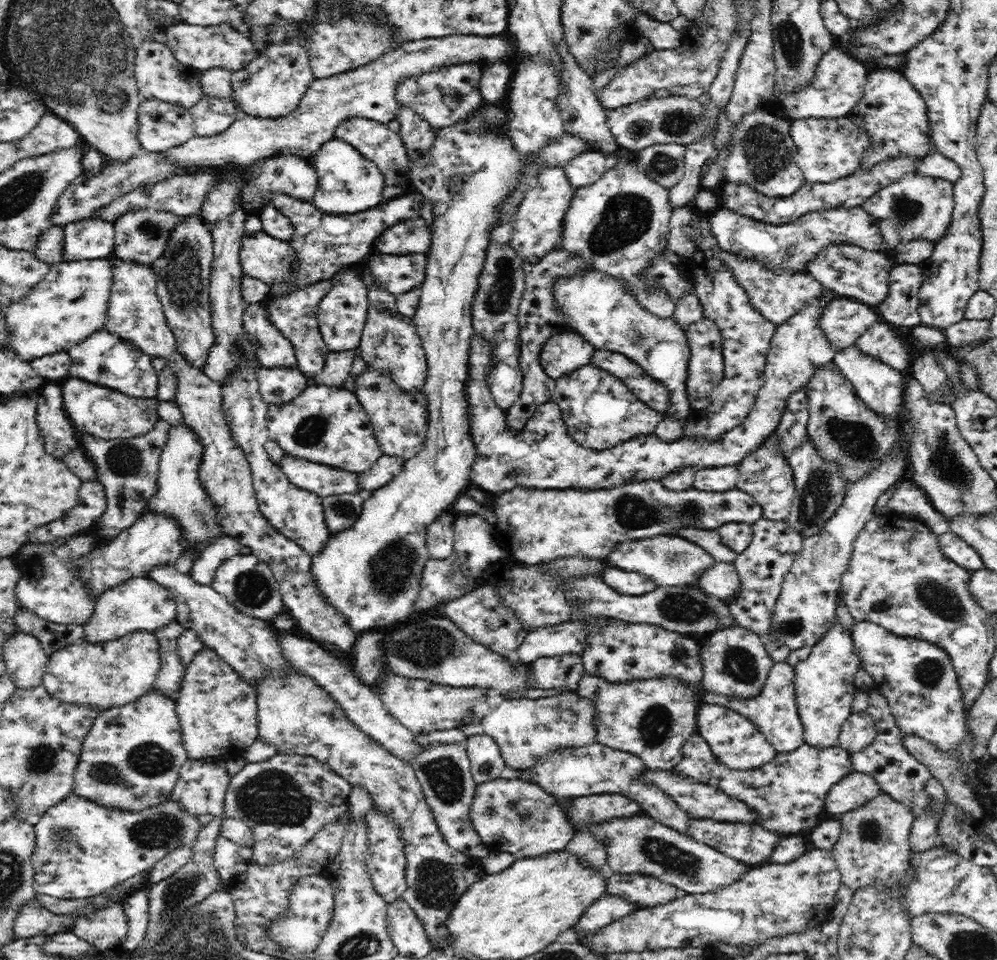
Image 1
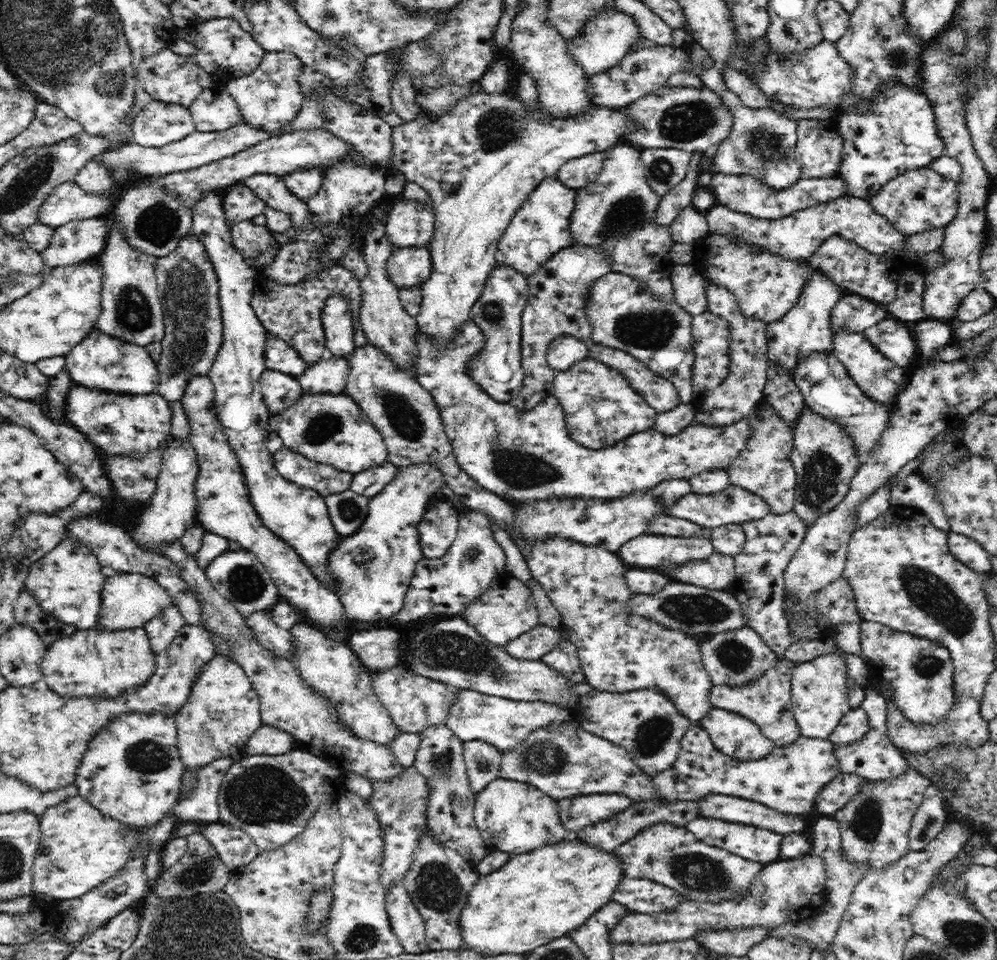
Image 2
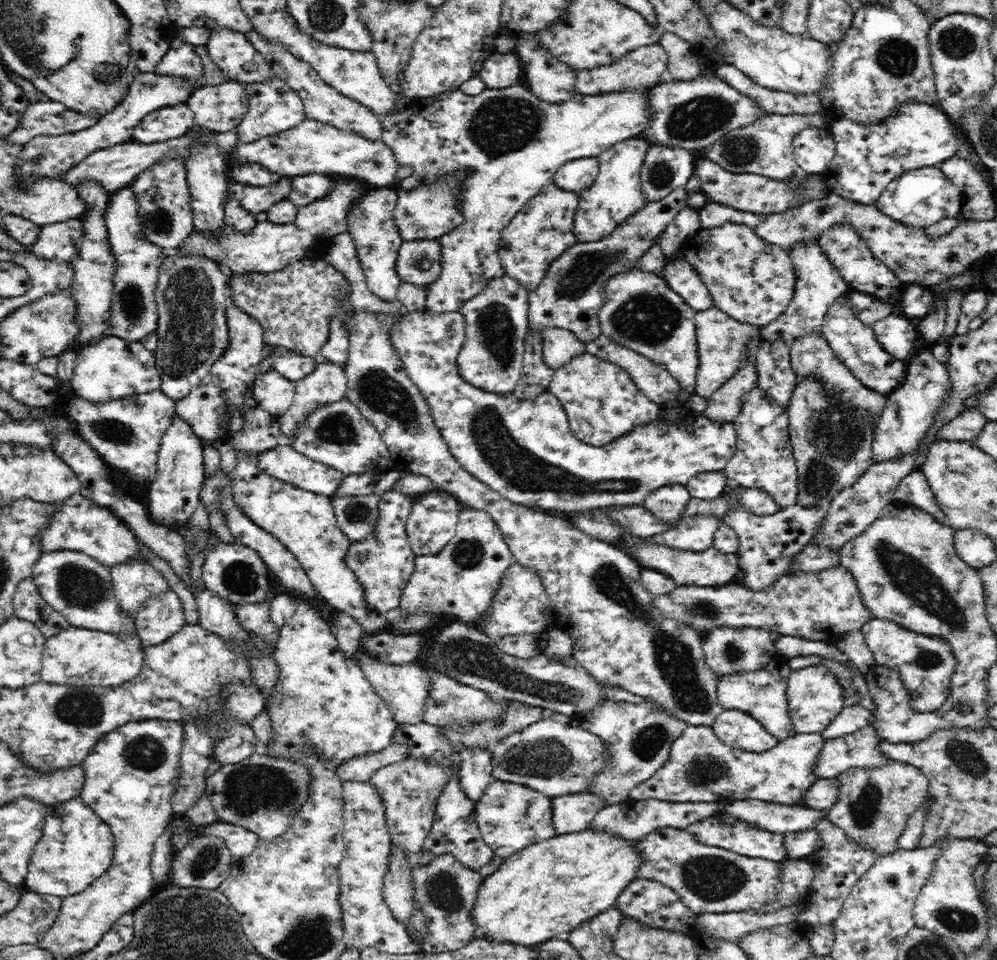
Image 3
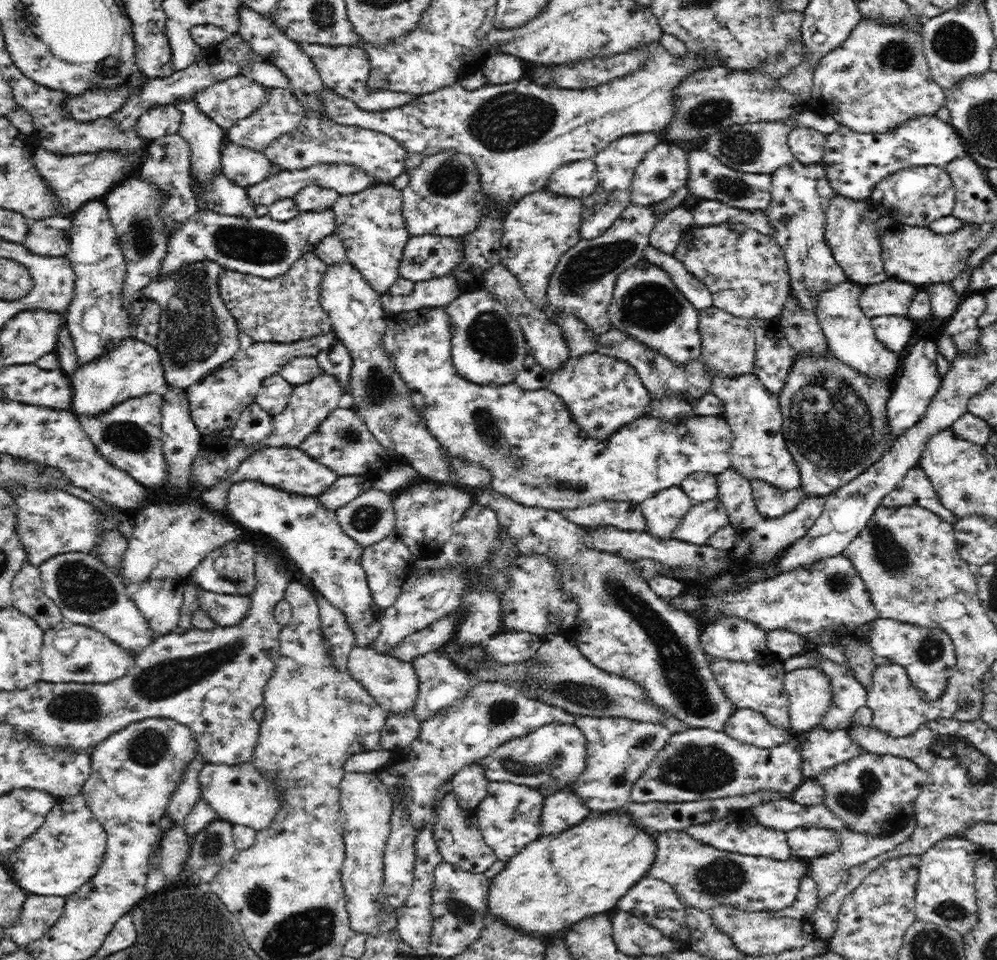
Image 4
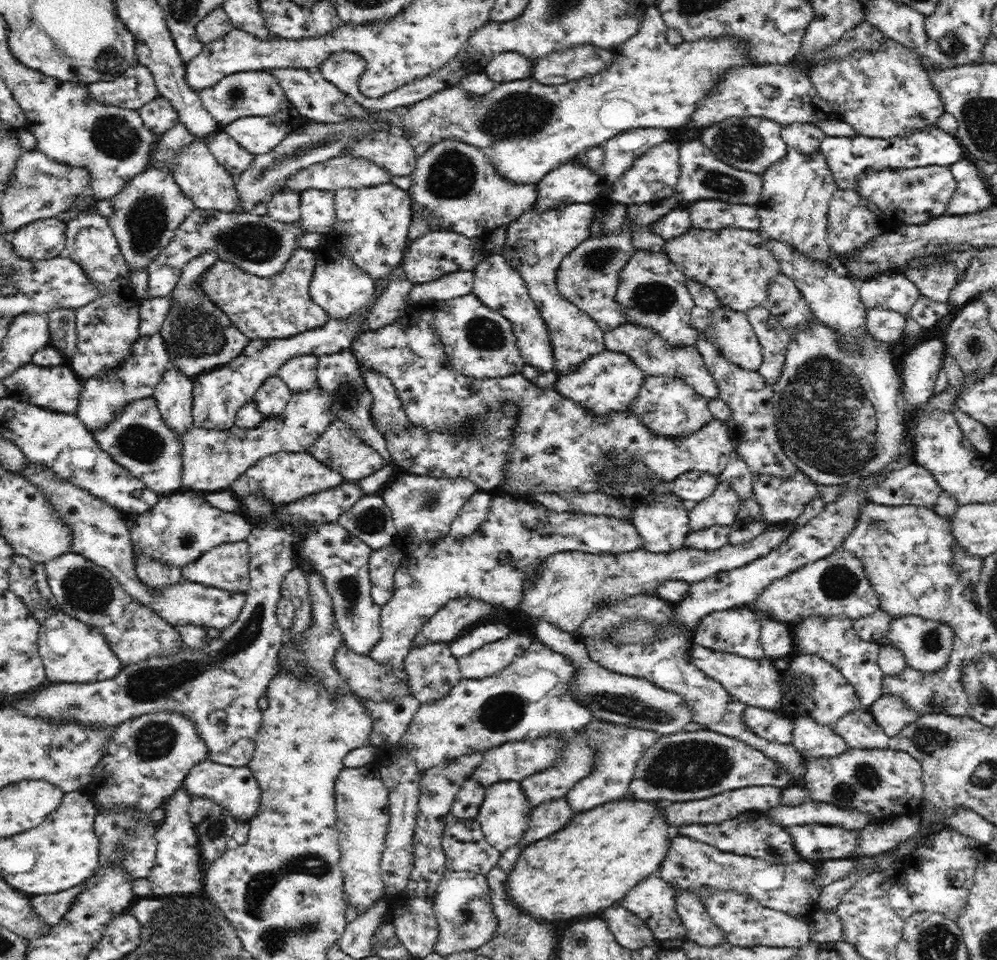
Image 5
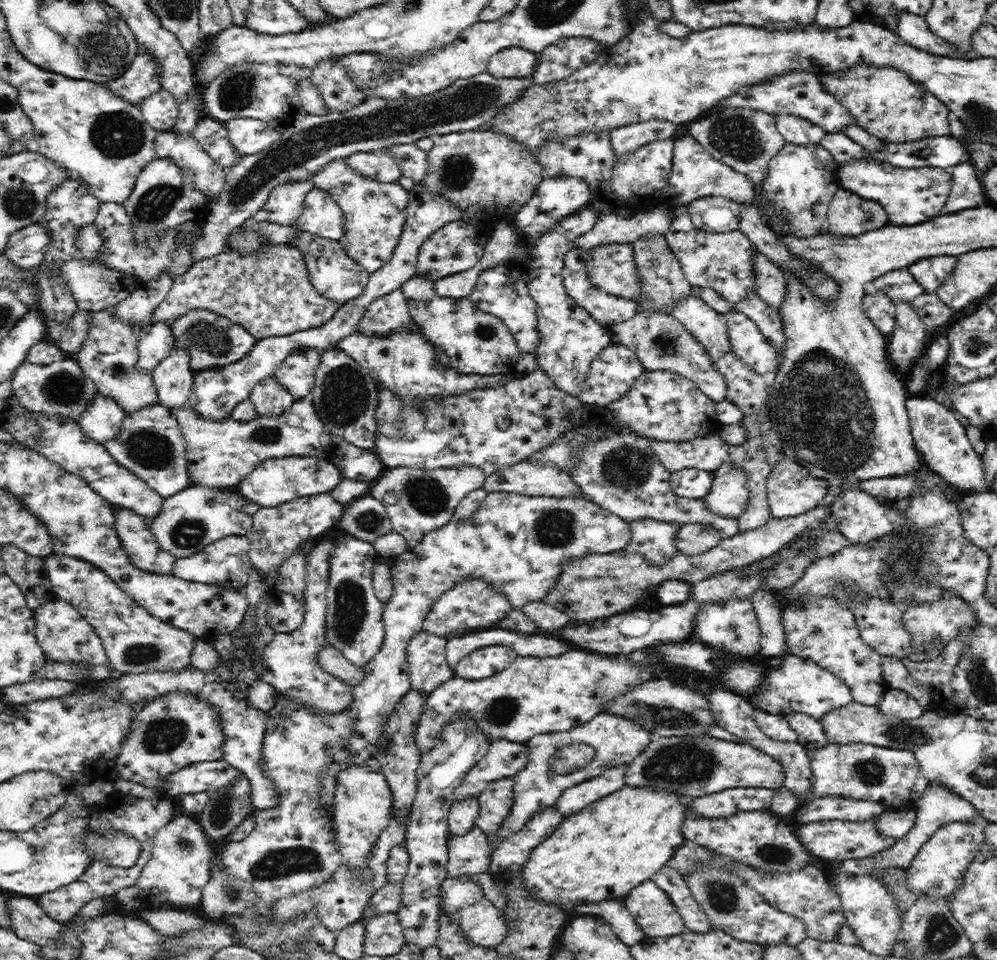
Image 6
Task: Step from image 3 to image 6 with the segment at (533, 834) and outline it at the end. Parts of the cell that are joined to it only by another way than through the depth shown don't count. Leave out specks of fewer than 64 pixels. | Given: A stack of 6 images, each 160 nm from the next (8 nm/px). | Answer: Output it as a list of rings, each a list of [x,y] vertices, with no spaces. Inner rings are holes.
[[[506,776],[488,783],[478,796],[479,818],[477,826],[484,831],[496,831],[510,812],[513,796],[513,777]]]

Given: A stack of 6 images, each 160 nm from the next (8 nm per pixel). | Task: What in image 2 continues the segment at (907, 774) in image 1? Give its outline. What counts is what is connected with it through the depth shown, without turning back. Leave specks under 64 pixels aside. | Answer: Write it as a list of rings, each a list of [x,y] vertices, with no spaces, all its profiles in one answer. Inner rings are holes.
[[[863,687],[865,692],[864,700],[861,707],[869,716],[868,730],[860,740],[851,743],[833,744],[834,757],[838,763],[838,772],[842,774],[857,774],[861,778],[892,778],[892,776],[902,774],[906,768],[910,766],[902,758],[902,753],[898,751],[898,747],[892,744],[892,741],[886,737],[886,701],[880,696],[878,691]]]

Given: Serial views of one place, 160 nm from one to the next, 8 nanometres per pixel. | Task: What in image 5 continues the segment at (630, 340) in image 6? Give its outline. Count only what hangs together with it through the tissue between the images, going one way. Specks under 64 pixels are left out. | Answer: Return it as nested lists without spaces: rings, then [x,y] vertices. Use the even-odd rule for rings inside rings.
[[[631,320],[612,330],[605,331],[605,344],[607,350],[622,351],[623,354],[628,354],[645,376],[673,375],[682,378],[687,384],[694,387],[698,394],[710,400],[720,396],[718,380],[710,375],[704,357],[695,345],[686,345],[685,343],[674,345],[668,342],[657,330],[654,330],[652,326]]]

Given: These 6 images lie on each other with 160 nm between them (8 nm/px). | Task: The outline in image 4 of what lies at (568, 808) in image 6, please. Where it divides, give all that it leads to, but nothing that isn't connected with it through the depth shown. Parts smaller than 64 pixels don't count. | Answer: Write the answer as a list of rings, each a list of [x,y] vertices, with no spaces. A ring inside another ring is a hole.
[[[578,717],[575,725],[586,741],[585,768],[571,783],[570,791],[590,812],[606,812],[623,806],[631,796],[634,782],[640,778],[646,764],[670,738],[666,725],[631,721],[625,718]]]

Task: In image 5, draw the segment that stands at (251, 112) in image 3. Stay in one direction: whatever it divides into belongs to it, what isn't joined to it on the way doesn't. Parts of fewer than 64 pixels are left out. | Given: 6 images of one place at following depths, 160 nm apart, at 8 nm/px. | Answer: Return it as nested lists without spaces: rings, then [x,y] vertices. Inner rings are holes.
[[[288,104],[272,117],[240,117],[223,128],[244,150],[258,155],[273,150],[288,132],[295,130],[296,122],[300,124],[305,120],[294,105]]]

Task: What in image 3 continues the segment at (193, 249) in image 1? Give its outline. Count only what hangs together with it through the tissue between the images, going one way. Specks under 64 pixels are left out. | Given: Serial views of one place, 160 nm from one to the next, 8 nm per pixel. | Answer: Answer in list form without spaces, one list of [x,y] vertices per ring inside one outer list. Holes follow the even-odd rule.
[[[168,257],[162,263],[154,290],[158,311],[155,366],[162,380],[161,390],[170,398],[184,398],[192,388],[209,379],[214,364],[226,356],[226,350],[230,350],[228,310],[231,304],[226,281],[218,263],[206,257]]]

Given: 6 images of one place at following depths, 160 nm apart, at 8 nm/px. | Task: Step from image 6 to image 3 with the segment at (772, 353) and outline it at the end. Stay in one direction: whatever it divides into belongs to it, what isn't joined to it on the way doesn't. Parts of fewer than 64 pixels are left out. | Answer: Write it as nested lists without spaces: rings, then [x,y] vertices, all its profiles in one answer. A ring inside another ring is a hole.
[[[714,304],[706,310],[695,312],[695,333],[697,334],[699,366],[695,381],[695,394],[709,398],[732,378],[748,366],[753,340],[760,334],[760,326],[740,322],[716,308]]]

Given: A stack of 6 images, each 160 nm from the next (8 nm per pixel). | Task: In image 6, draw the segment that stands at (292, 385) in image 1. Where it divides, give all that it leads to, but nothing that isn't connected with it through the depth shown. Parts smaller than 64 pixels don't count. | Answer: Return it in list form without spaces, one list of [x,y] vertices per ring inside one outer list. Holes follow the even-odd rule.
[[[275,377],[260,380],[252,388],[249,399],[259,417],[278,417],[293,405],[294,399]]]

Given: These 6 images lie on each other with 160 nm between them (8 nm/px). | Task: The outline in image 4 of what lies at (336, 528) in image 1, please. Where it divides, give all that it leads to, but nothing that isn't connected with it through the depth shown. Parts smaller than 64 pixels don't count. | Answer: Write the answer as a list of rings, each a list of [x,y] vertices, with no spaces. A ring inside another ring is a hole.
[[[372,488],[335,513],[342,530],[366,548],[395,533],[392,496]]]

